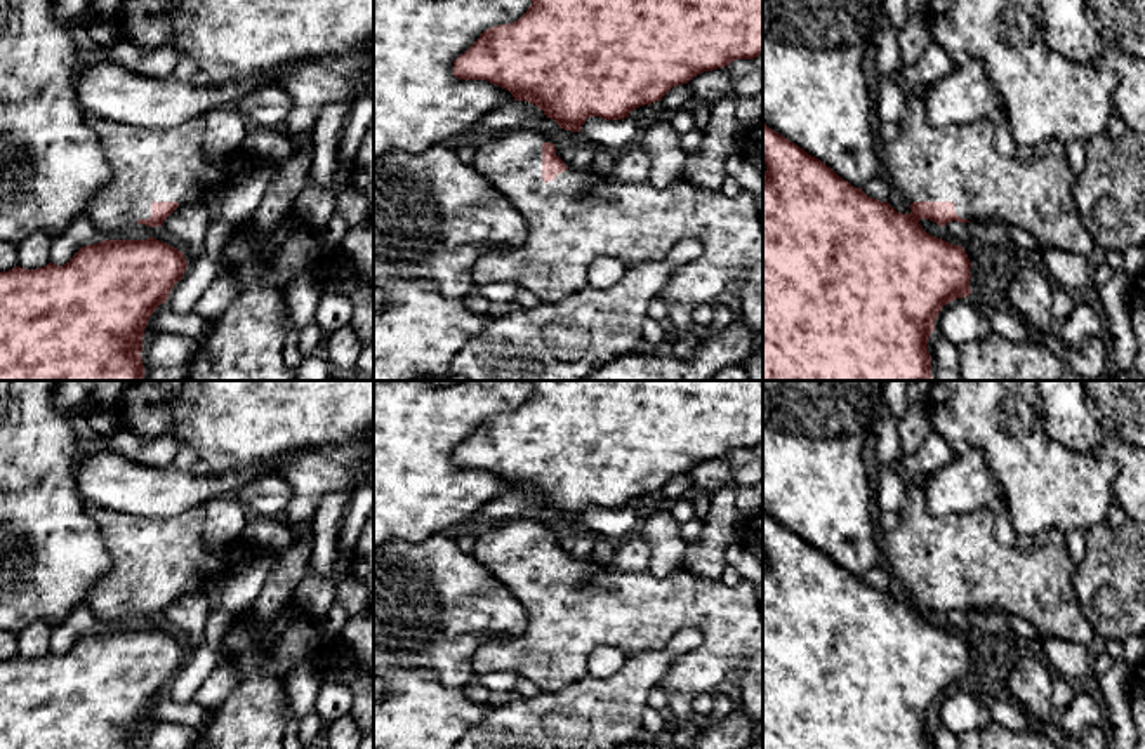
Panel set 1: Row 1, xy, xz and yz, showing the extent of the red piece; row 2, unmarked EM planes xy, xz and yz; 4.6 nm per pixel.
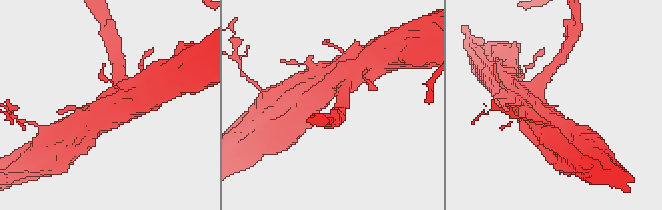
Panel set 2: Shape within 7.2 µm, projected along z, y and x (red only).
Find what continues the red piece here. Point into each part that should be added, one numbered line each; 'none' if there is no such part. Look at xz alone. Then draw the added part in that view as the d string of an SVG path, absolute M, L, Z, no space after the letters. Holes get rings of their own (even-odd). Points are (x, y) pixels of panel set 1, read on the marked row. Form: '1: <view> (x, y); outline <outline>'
none

